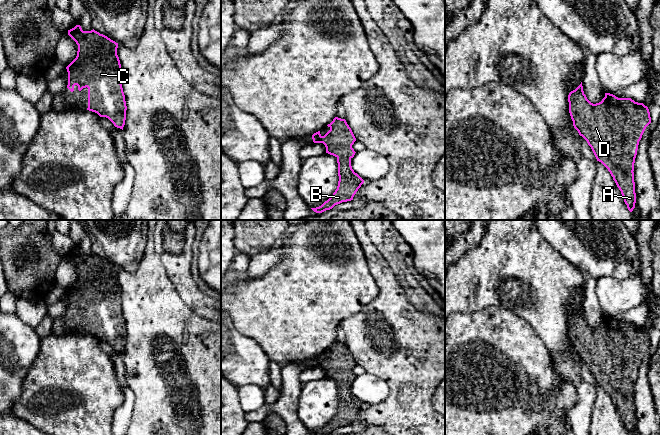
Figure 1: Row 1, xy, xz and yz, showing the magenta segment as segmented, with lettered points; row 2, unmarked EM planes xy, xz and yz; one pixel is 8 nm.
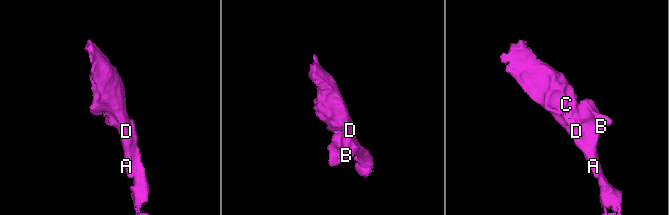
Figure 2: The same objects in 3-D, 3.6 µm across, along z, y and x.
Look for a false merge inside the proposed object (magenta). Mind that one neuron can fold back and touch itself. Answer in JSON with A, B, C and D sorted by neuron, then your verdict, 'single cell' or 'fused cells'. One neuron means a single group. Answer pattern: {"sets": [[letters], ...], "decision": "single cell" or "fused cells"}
{"sets": [["A", "B", "C", "D"]], "decision": "single cell"}

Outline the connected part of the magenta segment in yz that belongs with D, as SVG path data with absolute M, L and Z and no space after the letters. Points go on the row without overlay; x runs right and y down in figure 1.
M581 308L568 319L574 352L591 371L597 385L610 396L629 435L636 427L634 387L639 365L651 347L643 327L605 317L601 326L591 327Z

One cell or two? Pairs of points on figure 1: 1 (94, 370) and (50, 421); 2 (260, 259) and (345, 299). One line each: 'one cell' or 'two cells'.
1: one cell
2: two cells

